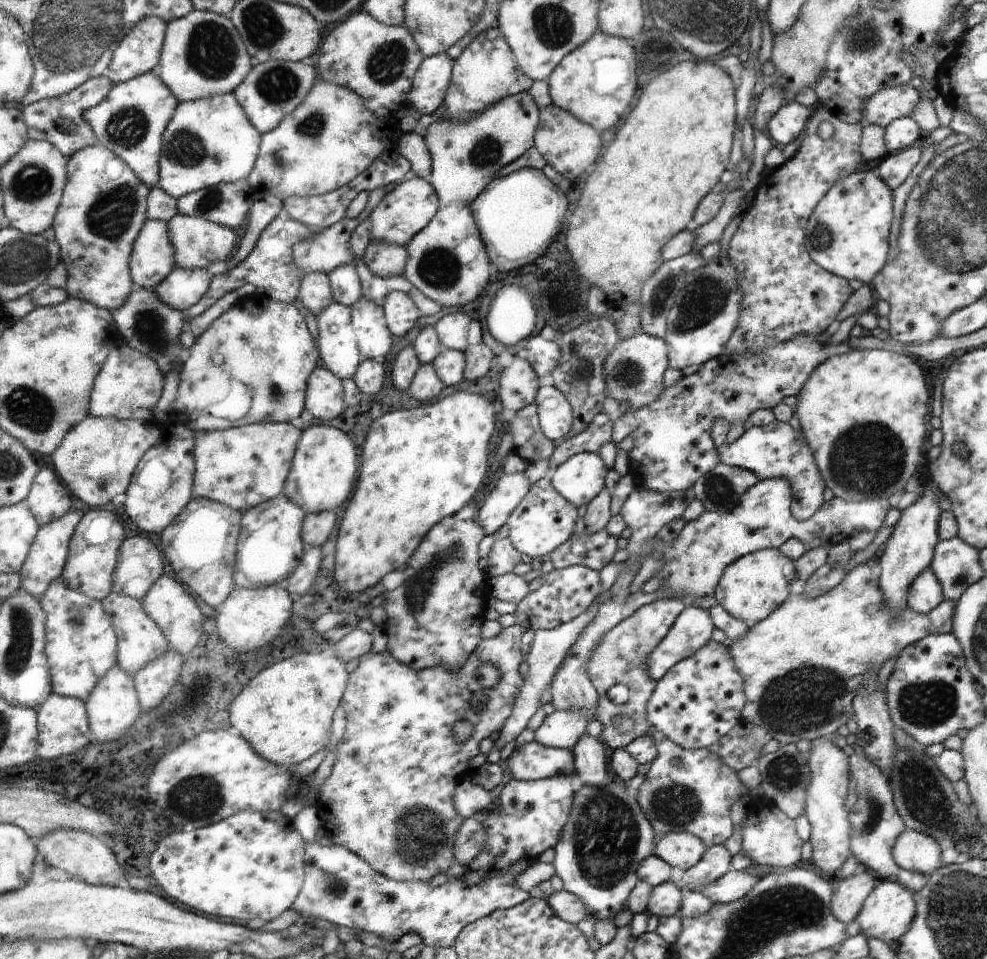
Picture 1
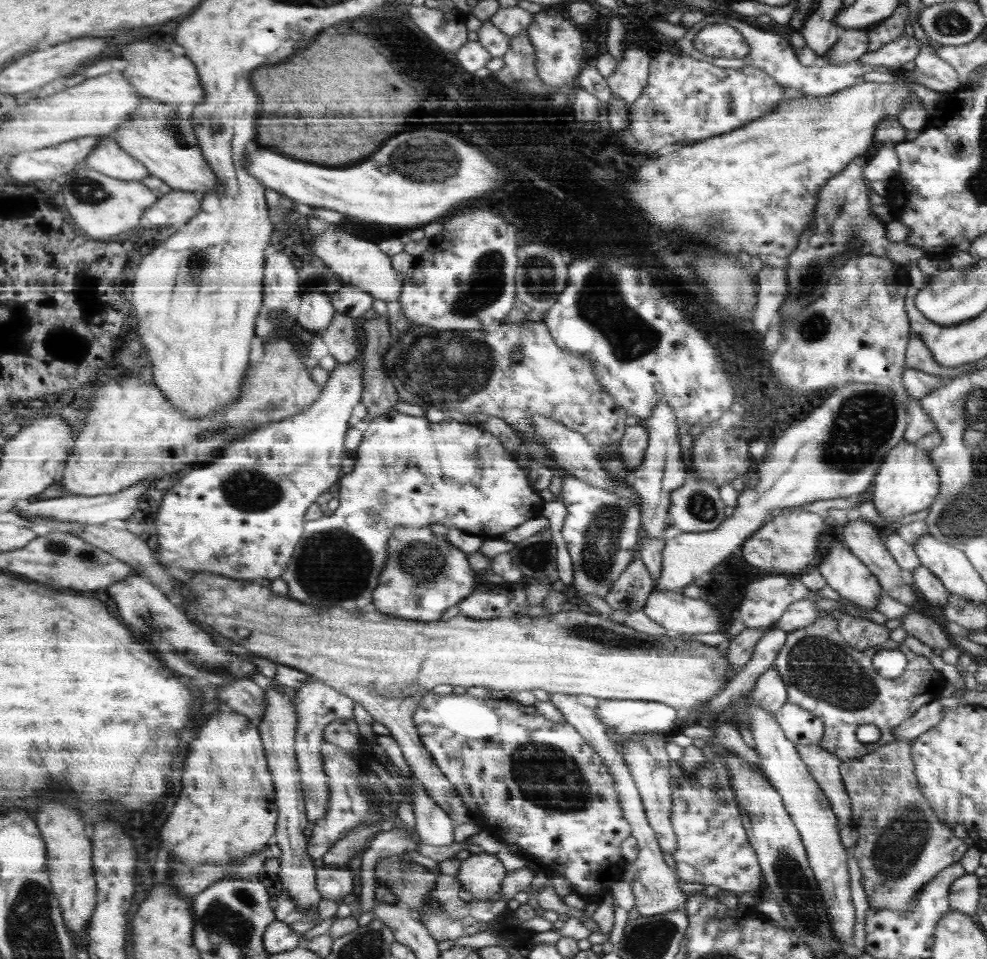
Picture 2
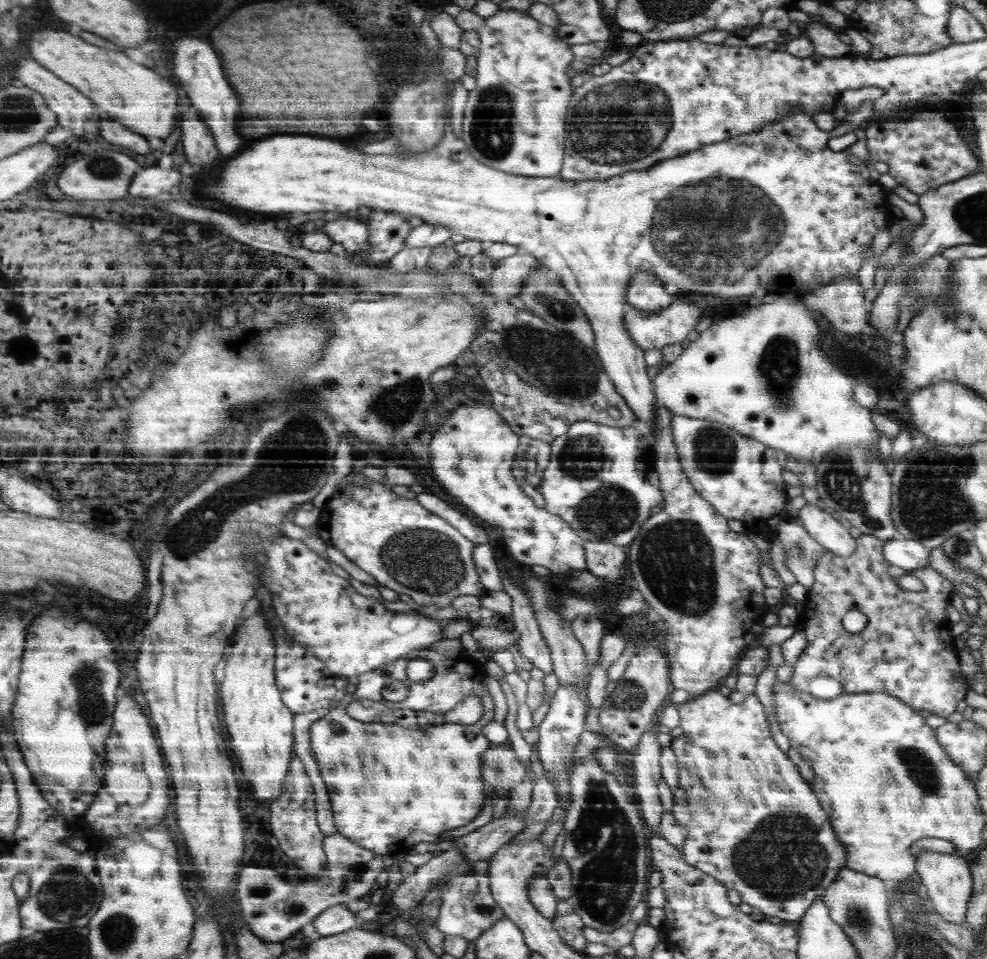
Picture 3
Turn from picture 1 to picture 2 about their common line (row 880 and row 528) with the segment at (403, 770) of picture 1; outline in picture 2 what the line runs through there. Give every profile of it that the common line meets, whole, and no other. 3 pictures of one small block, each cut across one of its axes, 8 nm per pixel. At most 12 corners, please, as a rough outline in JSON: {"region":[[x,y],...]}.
{"region":[[399,526],[373,608],[439,622],[479,584],[429,526]]}

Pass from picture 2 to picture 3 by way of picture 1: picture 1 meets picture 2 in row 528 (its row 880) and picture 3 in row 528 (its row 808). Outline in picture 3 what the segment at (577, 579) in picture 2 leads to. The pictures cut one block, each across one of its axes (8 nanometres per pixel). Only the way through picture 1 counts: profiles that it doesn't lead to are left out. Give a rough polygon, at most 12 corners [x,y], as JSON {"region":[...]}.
{"region":[[637,426],[551,444],[547,510],[627,548],[663,502]]}

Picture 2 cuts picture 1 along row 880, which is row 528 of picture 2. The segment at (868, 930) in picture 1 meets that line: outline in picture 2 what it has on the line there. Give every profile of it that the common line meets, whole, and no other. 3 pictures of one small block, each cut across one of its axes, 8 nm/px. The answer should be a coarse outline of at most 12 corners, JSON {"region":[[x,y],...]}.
{"region":[[905,442],[887,452],[873,486],[877,530],[933,504],[929,450]]}

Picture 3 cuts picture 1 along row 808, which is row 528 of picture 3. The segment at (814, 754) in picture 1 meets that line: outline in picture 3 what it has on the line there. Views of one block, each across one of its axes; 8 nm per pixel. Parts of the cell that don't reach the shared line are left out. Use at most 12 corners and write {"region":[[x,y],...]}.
{"region":[[803,506],[799,524],[825,552],[847,558],[855,532],[821,506]]}

